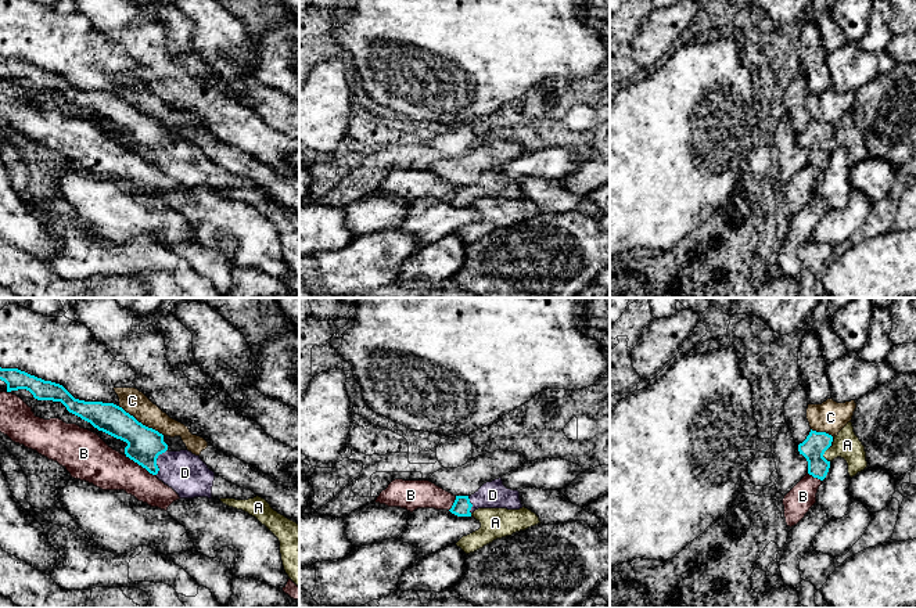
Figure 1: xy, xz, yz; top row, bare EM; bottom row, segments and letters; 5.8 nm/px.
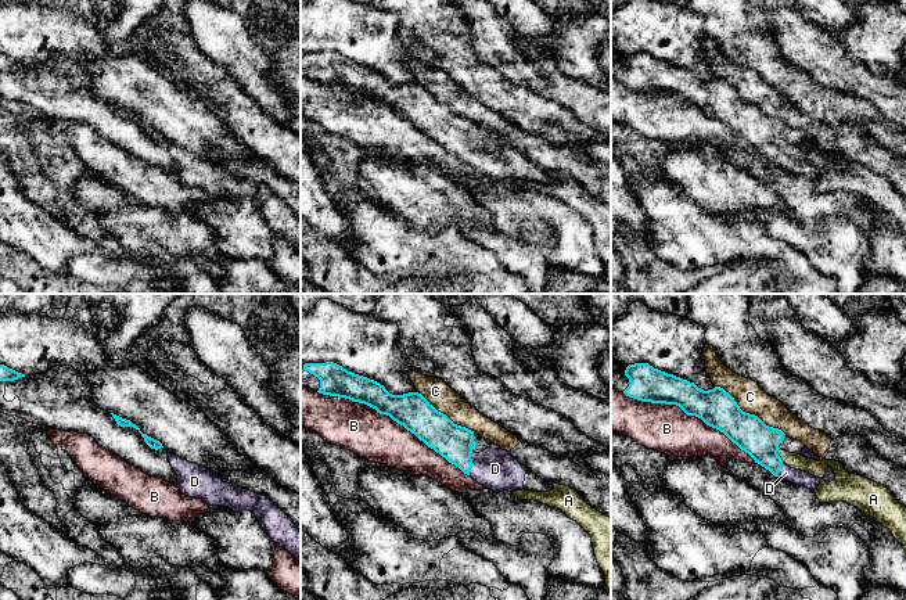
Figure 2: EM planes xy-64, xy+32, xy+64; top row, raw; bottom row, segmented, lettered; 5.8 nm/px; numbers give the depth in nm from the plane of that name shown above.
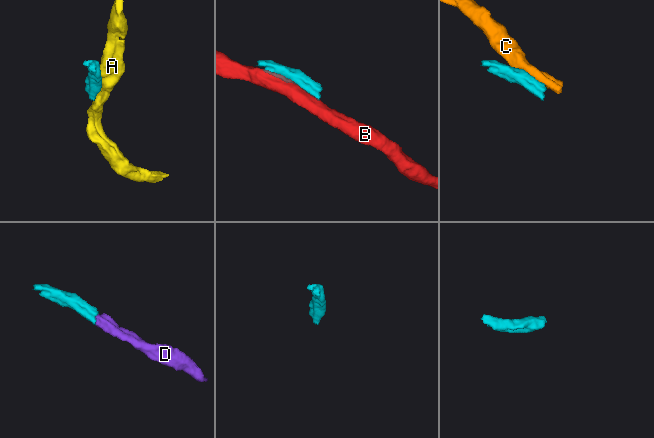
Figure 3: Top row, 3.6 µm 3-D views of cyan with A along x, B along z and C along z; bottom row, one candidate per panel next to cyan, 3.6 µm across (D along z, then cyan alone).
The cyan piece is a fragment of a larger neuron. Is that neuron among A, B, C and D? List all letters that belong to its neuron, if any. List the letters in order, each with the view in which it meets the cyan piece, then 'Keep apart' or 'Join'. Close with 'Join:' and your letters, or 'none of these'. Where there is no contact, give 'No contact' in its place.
A: Touches cyan in yz. Keep apart
B: Touches cyan in xy. Keep apart
C: Touches cyan in xy. Keep apart
D: Touches cyan in xy. Join
Join: D

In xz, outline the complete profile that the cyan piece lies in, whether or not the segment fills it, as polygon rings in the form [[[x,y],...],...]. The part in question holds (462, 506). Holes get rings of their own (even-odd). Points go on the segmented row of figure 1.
[[[502,478],[484,483],[471,496],[456,496],[456,500],[449,510],[457,517],[471,517],[478,508],[522,508],[520,492],[507,489]]]

